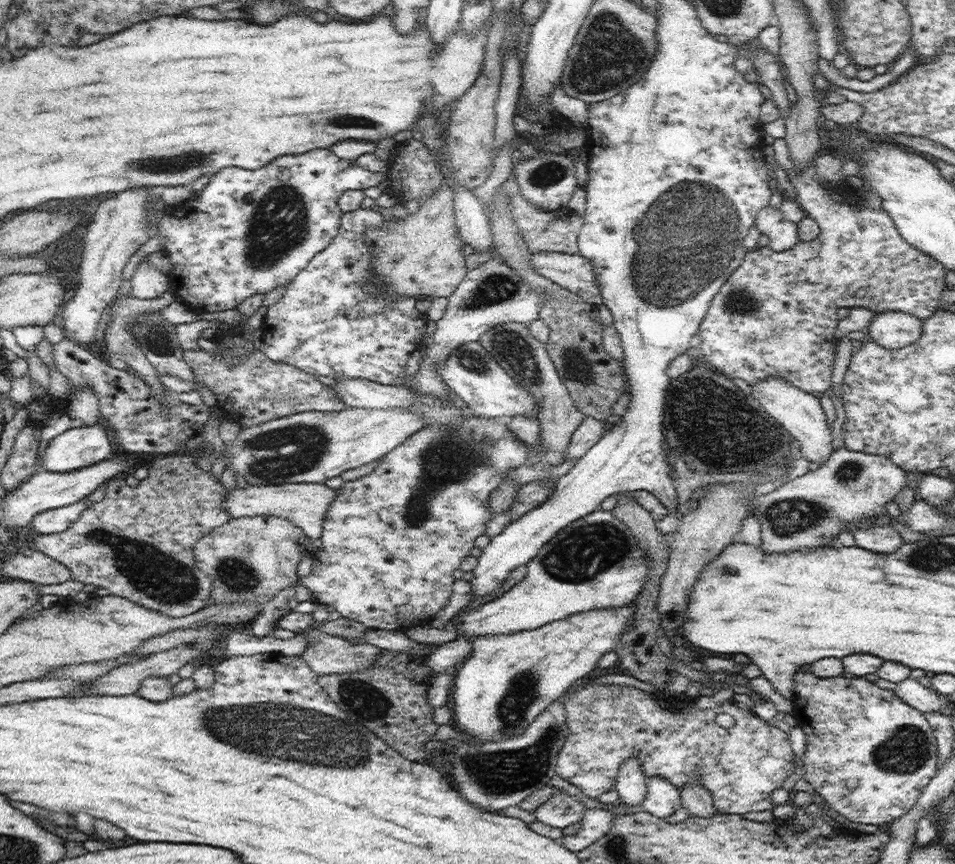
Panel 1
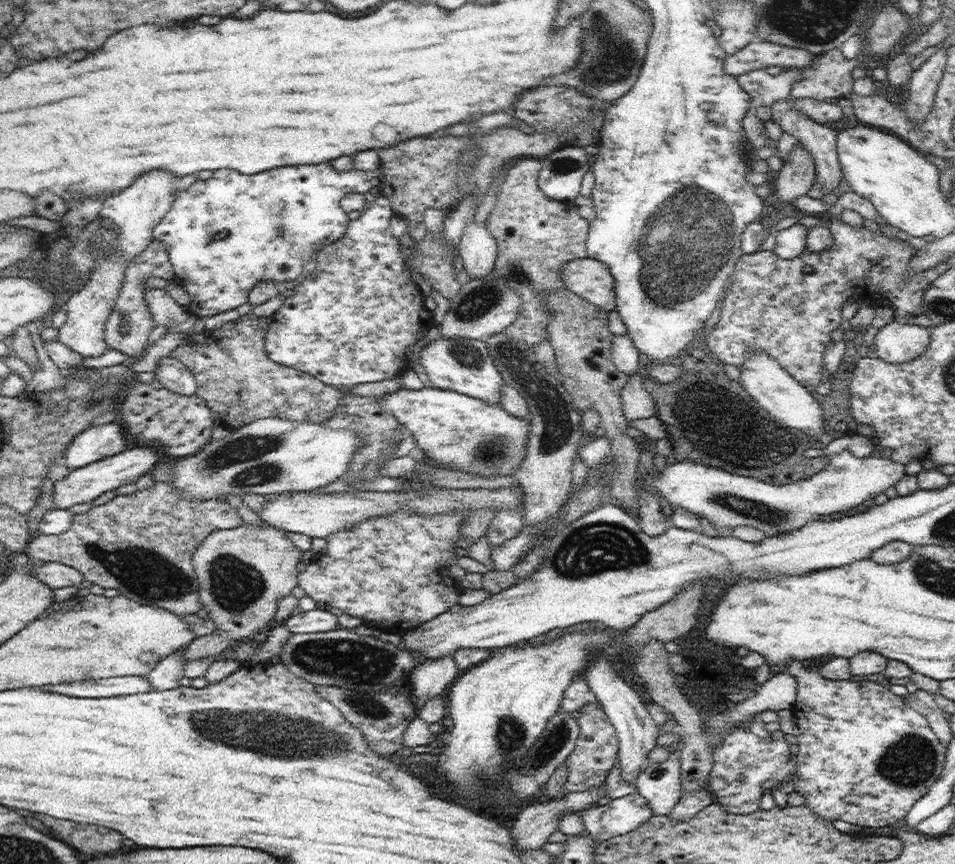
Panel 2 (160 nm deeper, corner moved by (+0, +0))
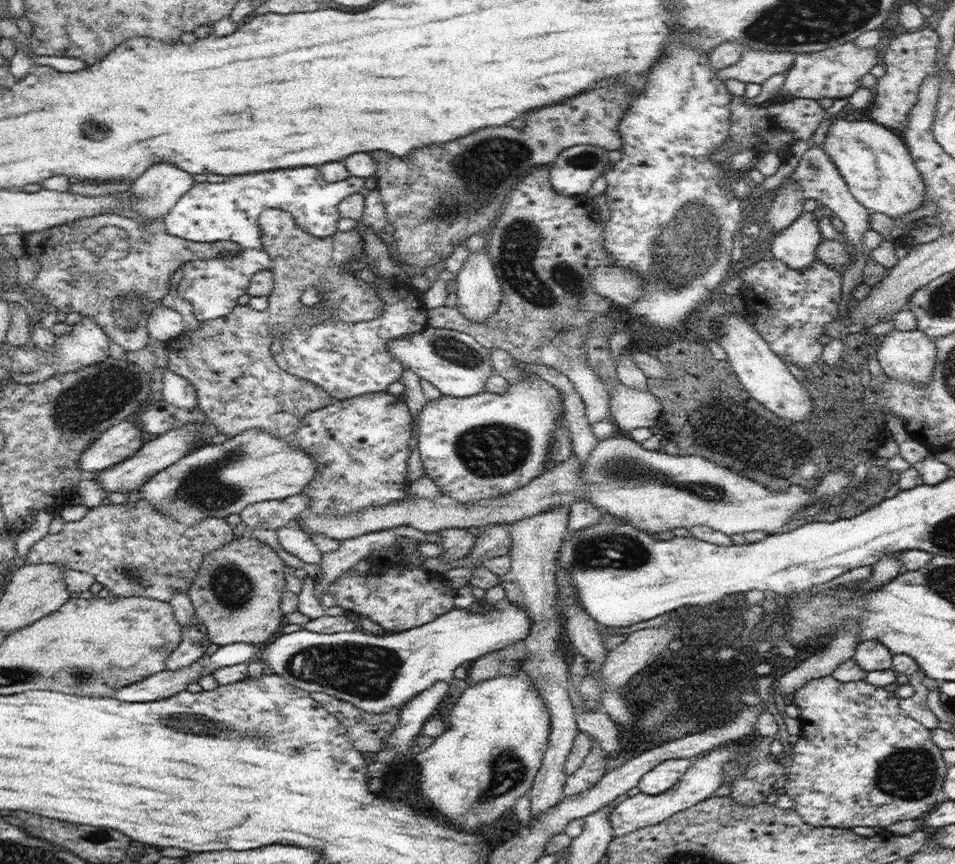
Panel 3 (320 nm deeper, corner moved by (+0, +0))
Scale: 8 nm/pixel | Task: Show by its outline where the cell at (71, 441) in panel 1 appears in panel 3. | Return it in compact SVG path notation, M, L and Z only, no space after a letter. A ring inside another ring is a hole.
M123 421L102 432L98 440L82 453L78 466L86 475L100 472L124 463L143 445L140 430L132 422Z

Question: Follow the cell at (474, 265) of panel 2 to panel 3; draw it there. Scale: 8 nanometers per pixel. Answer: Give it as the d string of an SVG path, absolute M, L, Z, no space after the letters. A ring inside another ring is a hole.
M487 246L483 250L471 252L456 281L457 308L472 322L486 322L497 313L502 302L503 290Z

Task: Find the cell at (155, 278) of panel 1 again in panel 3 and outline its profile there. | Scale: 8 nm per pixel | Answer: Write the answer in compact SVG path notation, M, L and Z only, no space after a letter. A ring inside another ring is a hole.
M162 302L153 308L147 320L147 332L152 340L178 339L184 330L182 315Z

